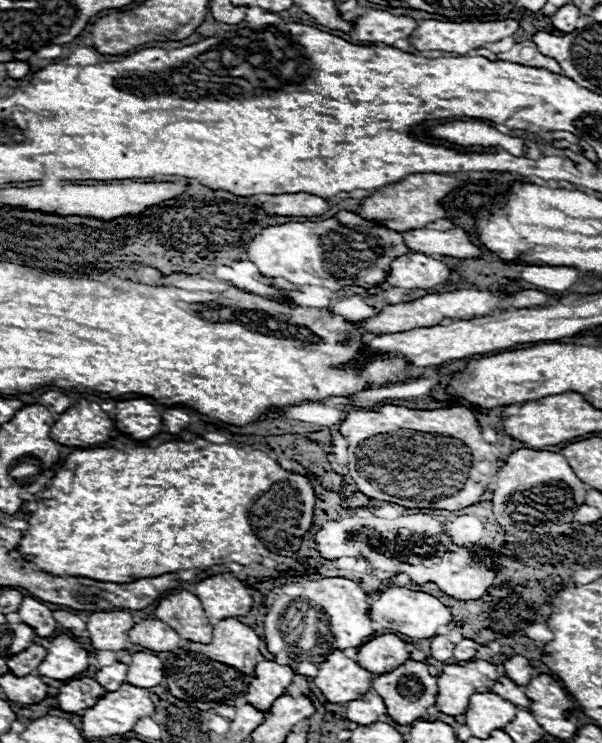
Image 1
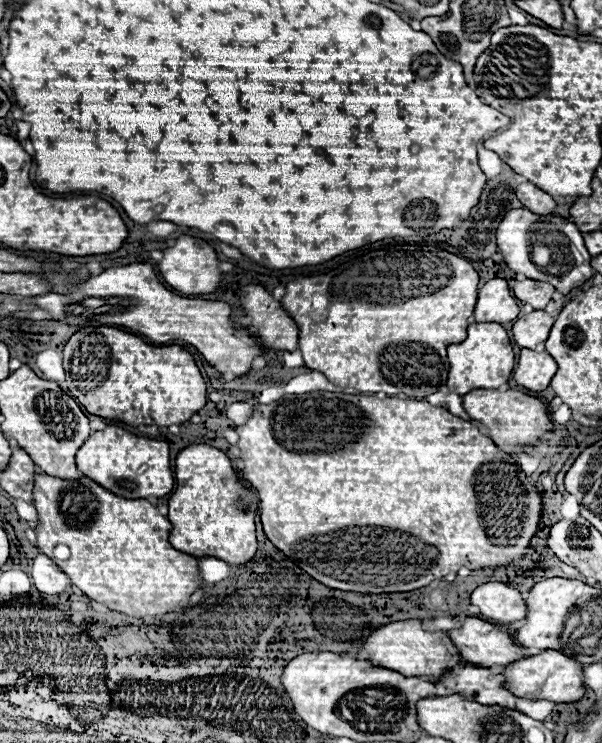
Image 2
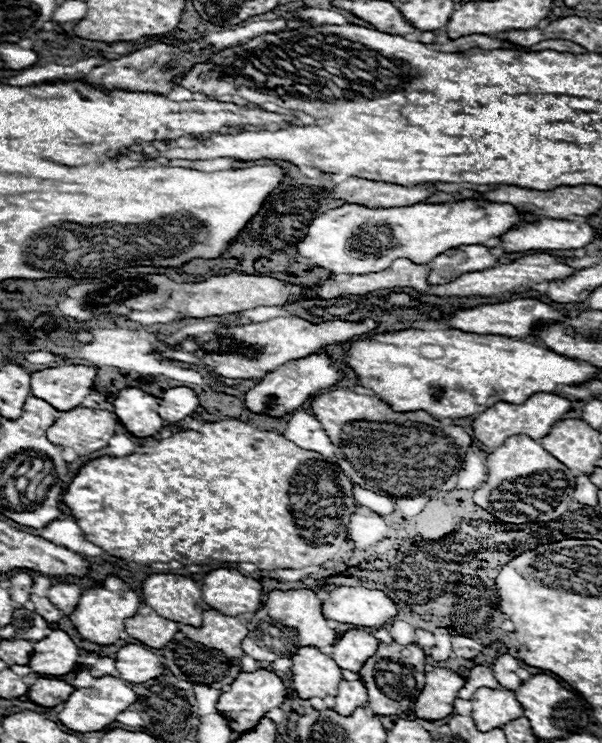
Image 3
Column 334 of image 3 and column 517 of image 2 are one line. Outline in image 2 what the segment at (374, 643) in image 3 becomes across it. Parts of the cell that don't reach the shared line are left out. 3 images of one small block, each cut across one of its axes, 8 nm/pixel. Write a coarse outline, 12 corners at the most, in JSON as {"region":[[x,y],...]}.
{"region":[[466,618],[448,630],[470,664],[506,666],[526,658],[506,628]]}

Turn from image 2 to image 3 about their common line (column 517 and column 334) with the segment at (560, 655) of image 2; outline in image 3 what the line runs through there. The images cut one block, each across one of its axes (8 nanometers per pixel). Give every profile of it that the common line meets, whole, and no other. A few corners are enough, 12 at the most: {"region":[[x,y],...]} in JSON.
{"region":[[312,646],[292,656],[300,698],[336,696],[342,670]]}

